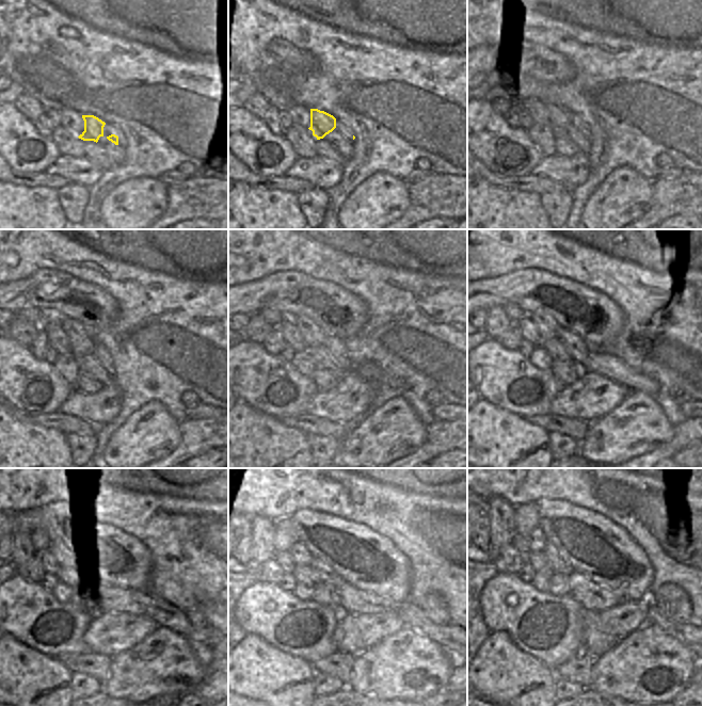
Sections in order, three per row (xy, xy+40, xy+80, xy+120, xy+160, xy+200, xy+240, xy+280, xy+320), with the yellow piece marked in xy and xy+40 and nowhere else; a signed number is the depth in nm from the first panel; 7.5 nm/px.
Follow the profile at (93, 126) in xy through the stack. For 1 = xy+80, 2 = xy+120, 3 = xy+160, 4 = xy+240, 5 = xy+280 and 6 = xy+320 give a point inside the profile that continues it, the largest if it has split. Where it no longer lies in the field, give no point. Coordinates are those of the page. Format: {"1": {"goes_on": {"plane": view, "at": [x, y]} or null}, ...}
{"1": {"goes_on": {"plane": "xy+80", "at": [559, 117]}}, "2": {"goes_on": {"plane": "xy+120", "at": [81, 343]}}, "3": {"goes_on": {"plane": "xy+160", "at": [314, 336]}}, "4": {"goes_on": {"plane": "xy+240", "at": [64, 557]}}, "5": {"goes_on": {"plane": "xy+280", "at": [301, 556]}}, "6": {"goes_on": {"plane": "xy+320", "at": [536, 541]}}}

